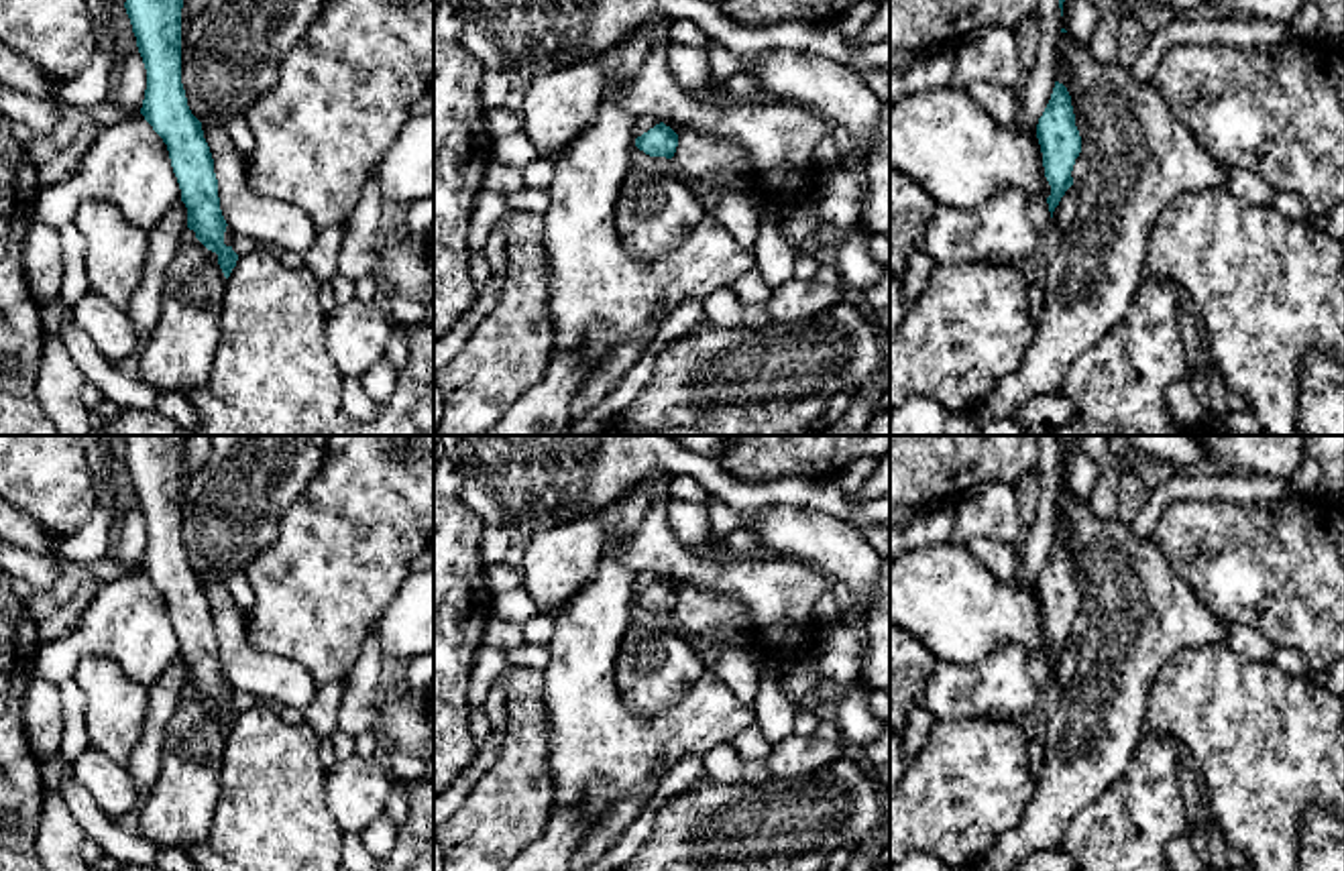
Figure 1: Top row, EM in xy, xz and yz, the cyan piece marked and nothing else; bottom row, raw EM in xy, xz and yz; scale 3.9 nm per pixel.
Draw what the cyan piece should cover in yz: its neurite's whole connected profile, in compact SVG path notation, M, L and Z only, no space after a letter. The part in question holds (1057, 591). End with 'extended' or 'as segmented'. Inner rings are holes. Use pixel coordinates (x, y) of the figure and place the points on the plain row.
M1055 537L1051 556L1039 574L1037 594L1043 608L1045 633L1051 641L1047 659L1053 674L1061 653L1073 641L1071 627L1081 608L1081 592L1075 582L1071 551L1059 537Z | as segmented

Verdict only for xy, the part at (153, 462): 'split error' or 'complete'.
complete

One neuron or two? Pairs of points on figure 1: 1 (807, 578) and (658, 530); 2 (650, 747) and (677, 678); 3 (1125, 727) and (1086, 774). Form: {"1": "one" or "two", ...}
{"1": "one", "2": "two", "3": "one"}

